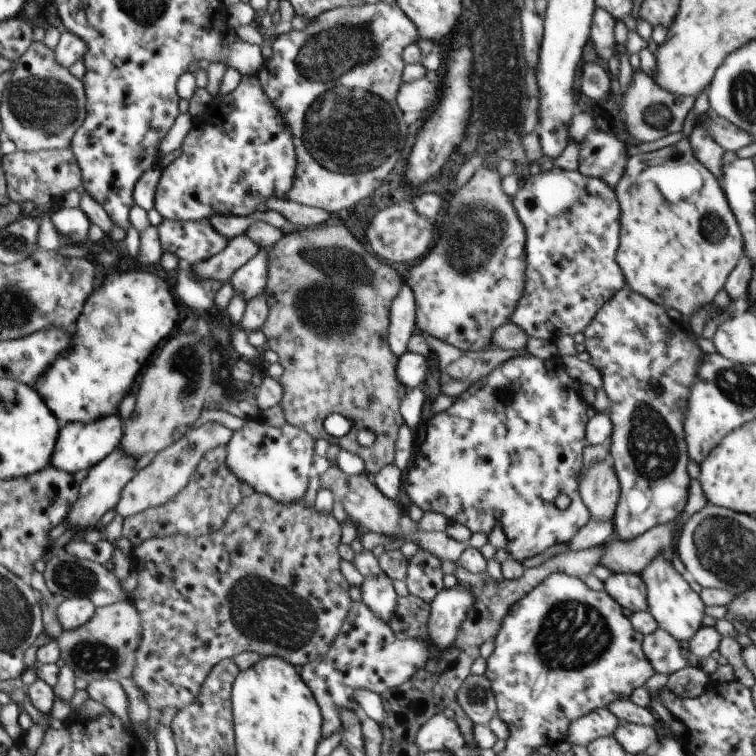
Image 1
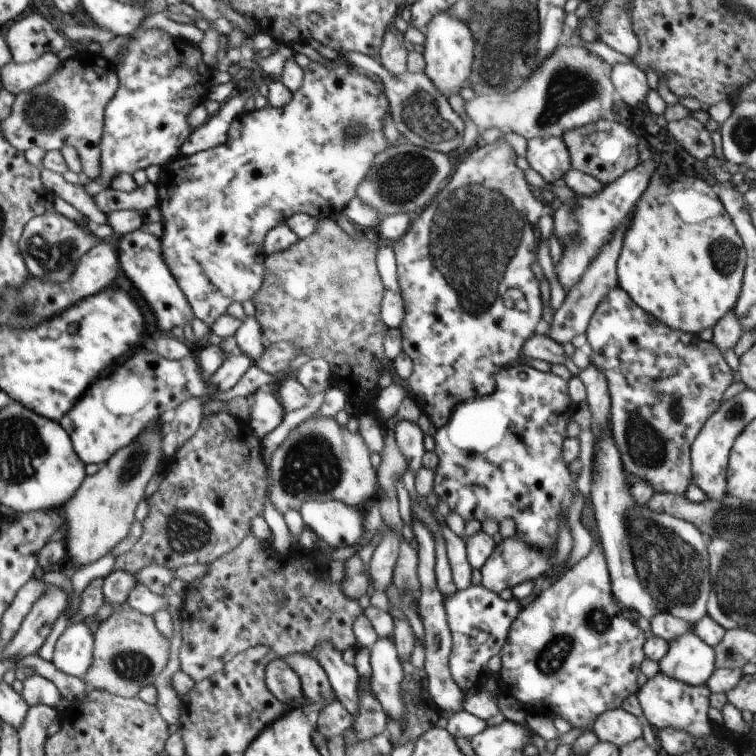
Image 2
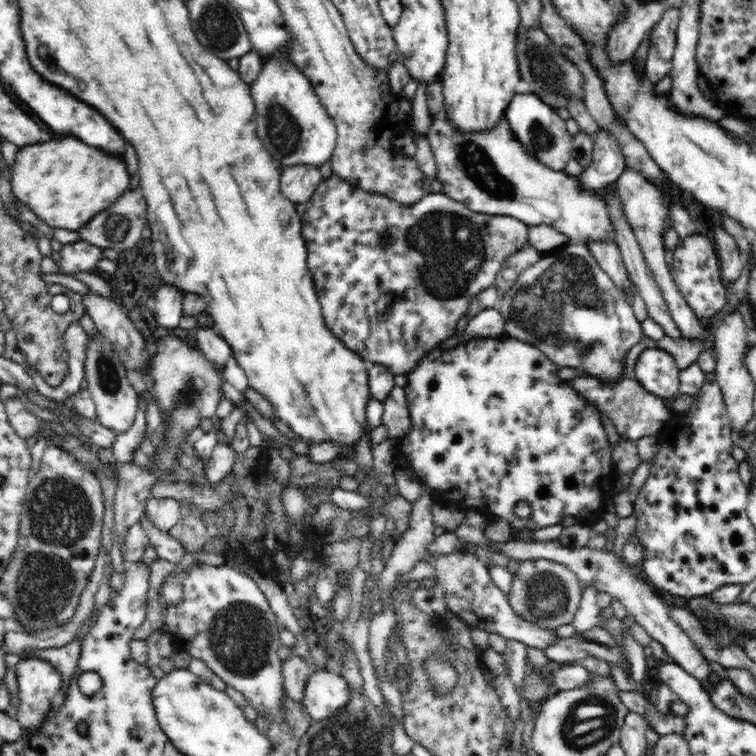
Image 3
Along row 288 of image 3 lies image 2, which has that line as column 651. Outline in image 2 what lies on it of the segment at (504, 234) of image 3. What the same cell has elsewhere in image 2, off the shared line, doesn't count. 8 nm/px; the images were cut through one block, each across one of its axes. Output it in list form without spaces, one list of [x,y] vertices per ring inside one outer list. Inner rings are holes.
[[[619,286],[611,289],[606,296],[600,301],[592,315],[589,327],[585,332],[587,342],[590,343],[592,354],[590,362],[595,364],[606,376],[609,382],[609,395],[611,398],[611,416],[610,430],[613,432],[617,449],[621,454],[626,472],[635,474],[639,479],[648,481],[656,493],[674,493],[684,495],[688,486],[693,482],[693,474],[691,471],[691,446],[704,423],[714,414],[722,403],[722,394],[730,384],[733,383],[734,374],[728,363],[722,356],[721,350],[713,343],[713,341],[704,341],[700,339],[700,335],[685,333],[684,331],[674,330],[642,310],[631,298],[630,295]]]

